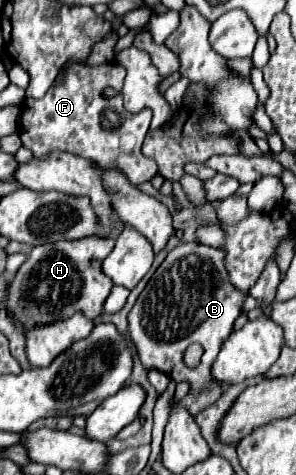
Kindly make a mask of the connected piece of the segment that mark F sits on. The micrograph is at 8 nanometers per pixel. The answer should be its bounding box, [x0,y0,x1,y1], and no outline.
[20,61,158,185]

